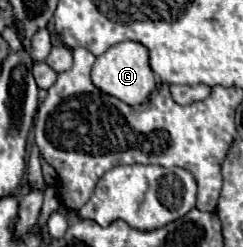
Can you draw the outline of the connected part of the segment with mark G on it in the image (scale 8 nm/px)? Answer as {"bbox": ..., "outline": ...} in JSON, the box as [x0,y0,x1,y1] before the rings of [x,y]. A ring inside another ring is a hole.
{"bbox":[92,41,156,105],"outline":[[[122,41],[110,47],[104,55],[96,57],[96,63],[92,67],[92,83],[106,95],[112,95],[128,105],[140,105],[142,101],[148,99],[150,91],[156,87],[154,73],[148,65],[146,47],[134,41]]]}

